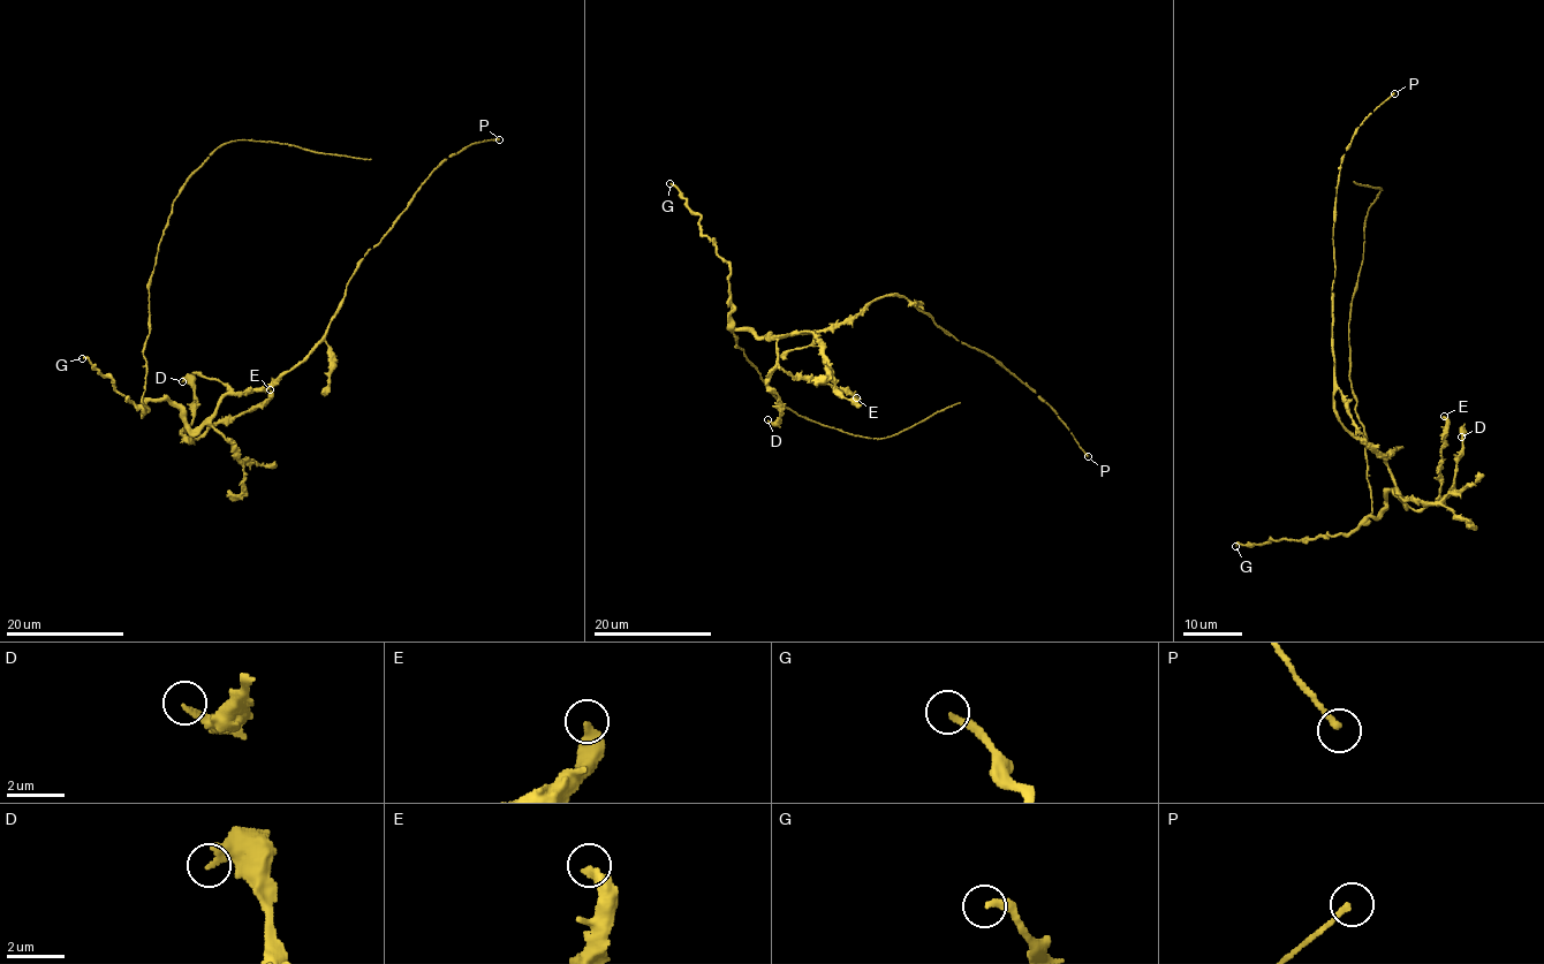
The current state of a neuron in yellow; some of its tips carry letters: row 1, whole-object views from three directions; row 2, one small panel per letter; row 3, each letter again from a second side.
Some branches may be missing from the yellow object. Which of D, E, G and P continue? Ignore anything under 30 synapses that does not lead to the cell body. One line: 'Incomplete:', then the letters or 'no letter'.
Incomplete: no letter

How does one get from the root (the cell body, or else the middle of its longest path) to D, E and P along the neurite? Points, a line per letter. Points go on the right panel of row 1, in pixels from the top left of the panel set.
D: (1393, 491), (1415, 510), (1425, 508), (1446, 494), (1457, 471), (1461, 437)
E: (1393, 491), (1415, 510), (1425, 508), (1438, 495), (1444, 416)
P: (1393, 491), (1405, 502), (1384, 455), (1355, 439), (1334, 408), (1332, 227), (1346, 149), (1360, 126), (1394, 93)

